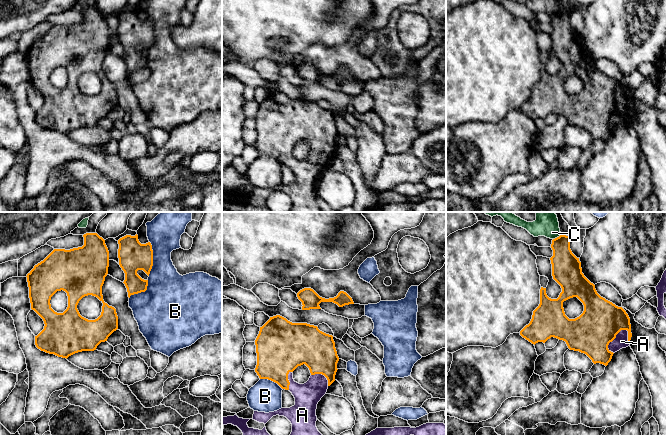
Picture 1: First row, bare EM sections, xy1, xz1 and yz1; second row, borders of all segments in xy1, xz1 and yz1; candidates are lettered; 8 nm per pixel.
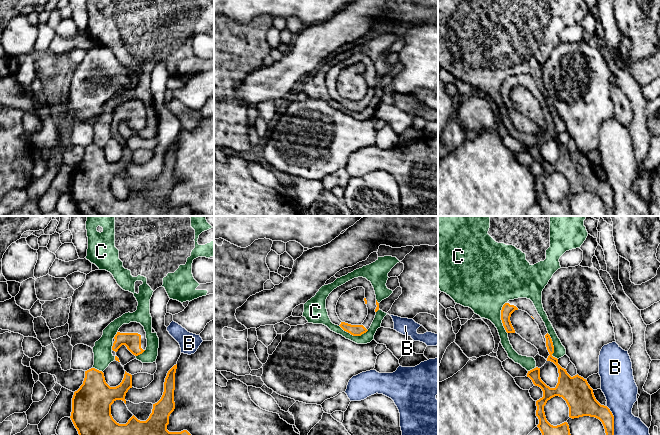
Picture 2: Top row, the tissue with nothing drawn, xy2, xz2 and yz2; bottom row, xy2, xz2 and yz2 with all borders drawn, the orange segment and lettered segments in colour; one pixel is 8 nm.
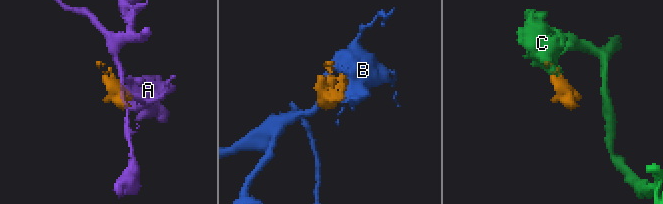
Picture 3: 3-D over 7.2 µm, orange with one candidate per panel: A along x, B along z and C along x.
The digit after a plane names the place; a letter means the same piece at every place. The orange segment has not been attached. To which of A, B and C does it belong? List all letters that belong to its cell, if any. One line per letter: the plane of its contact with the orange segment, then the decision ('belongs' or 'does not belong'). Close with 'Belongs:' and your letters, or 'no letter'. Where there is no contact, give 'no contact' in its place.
A: yz1 | belongs
B: xy1 | does not belong
C: yz2 | does not belong
Belongs: A

